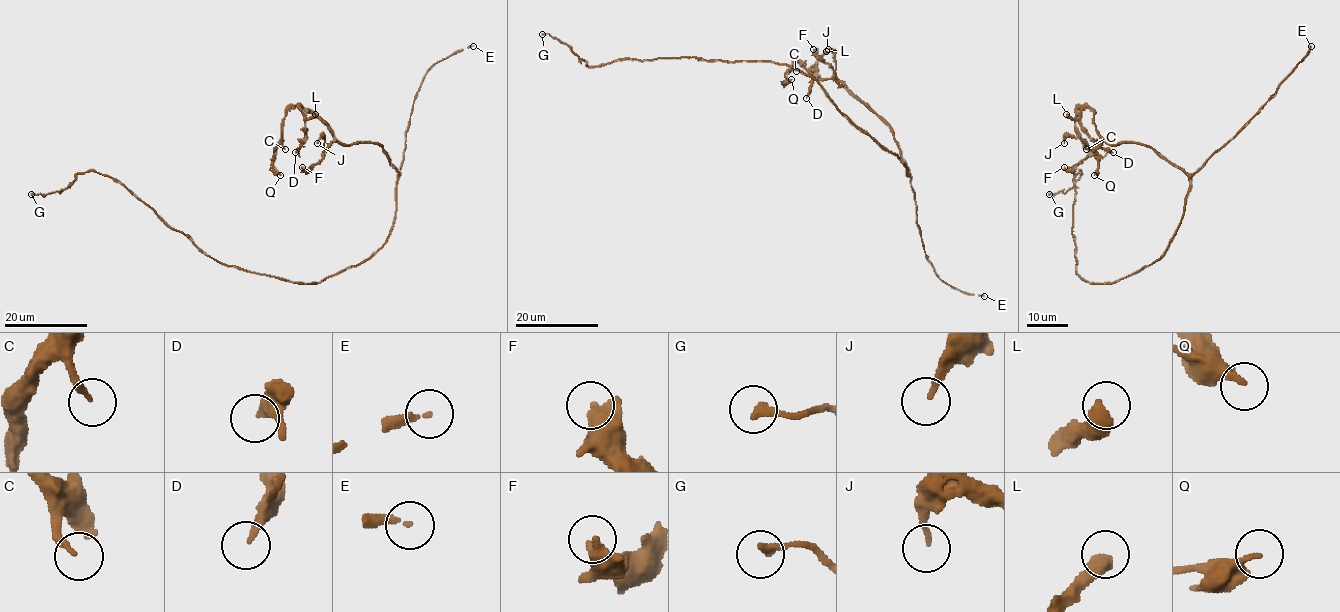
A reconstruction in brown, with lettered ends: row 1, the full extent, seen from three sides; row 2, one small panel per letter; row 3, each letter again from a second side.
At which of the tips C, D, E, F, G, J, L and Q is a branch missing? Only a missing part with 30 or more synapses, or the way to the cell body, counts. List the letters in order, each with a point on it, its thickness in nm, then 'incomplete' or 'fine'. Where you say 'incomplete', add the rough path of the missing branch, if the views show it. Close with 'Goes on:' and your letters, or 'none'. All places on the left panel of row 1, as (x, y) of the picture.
C: (285, 149) | 180 nm | fine
D: (295, 152) | 280 nm | fine
E: (473, 46) | 170 nm | incomplete
F: (302, 167) | 440 nm | fine
G: (31, 194) | 260 nm | fine
J: (317, 143) | 150 nm | fine
L: (315, 114) | 500 nm | fine
Q: (280, 175) | 260 nm | fine
Goes on: E

